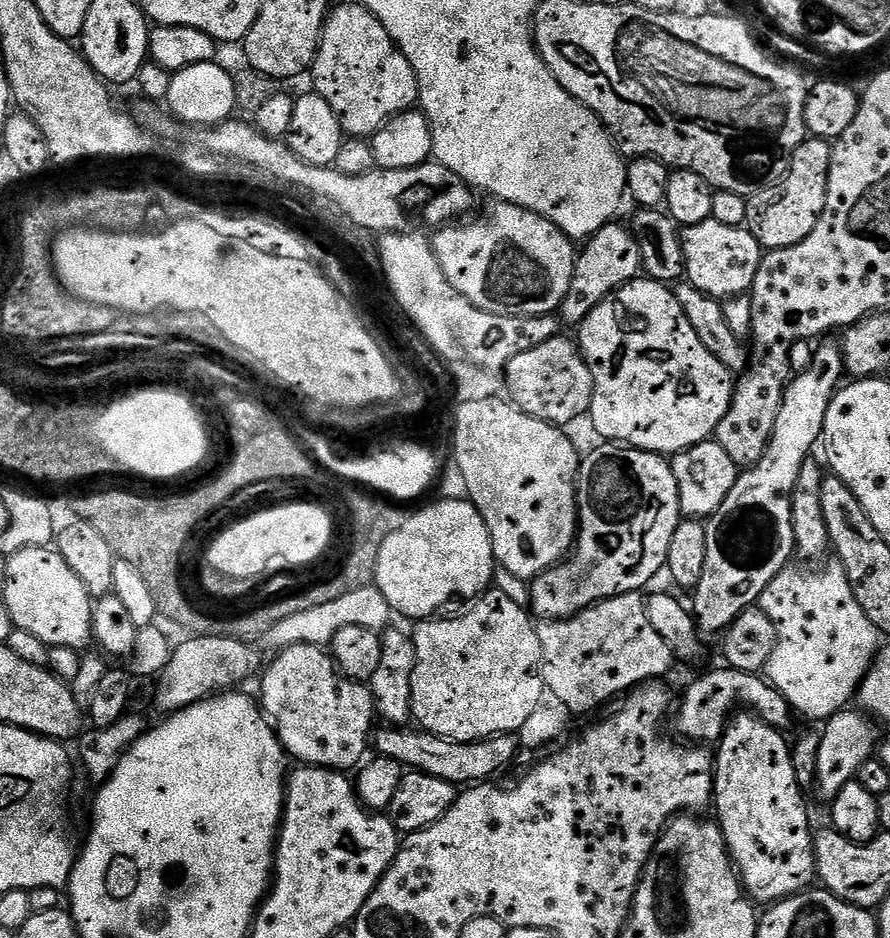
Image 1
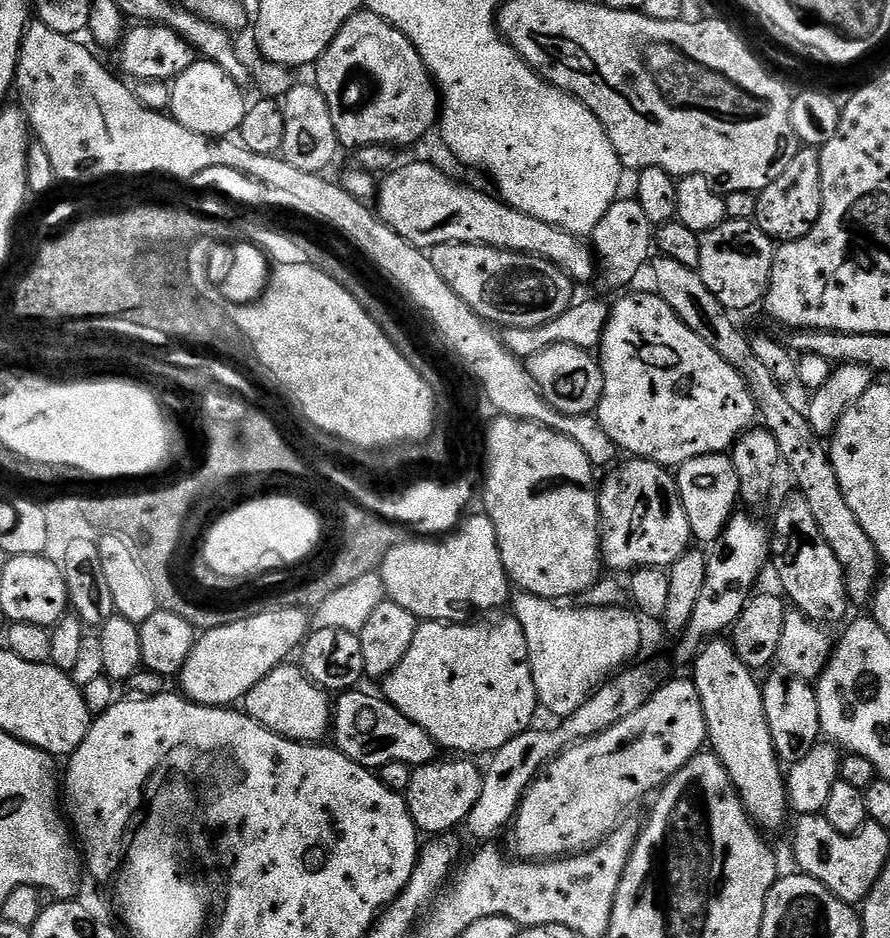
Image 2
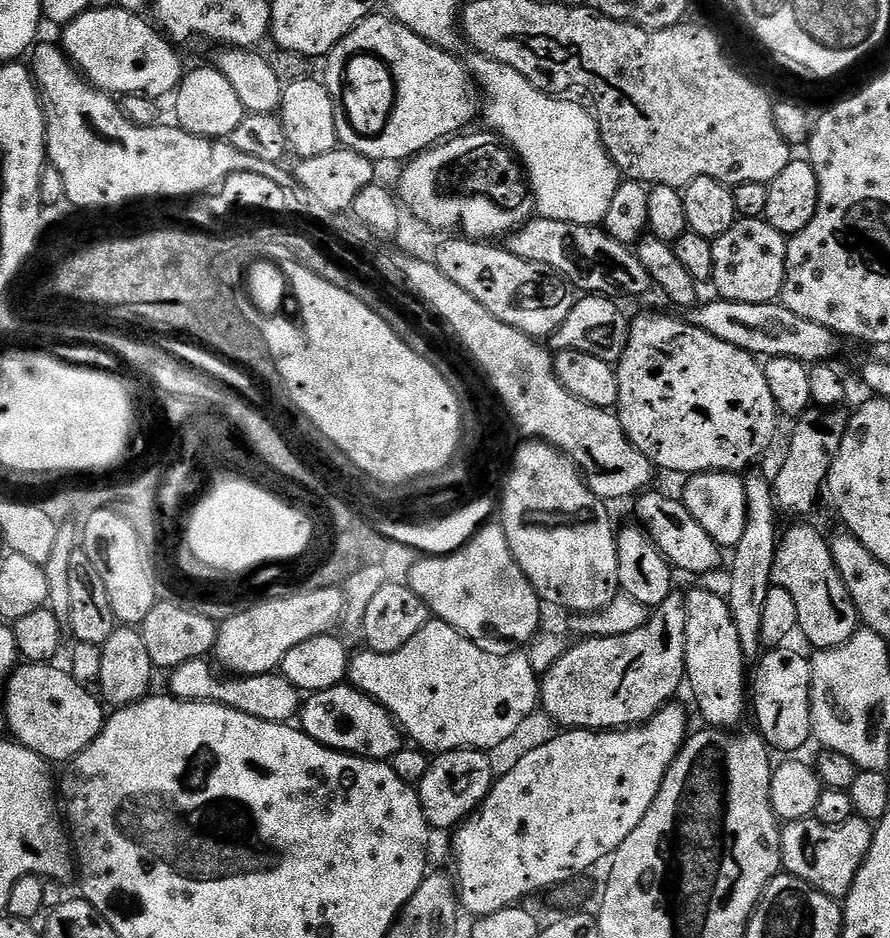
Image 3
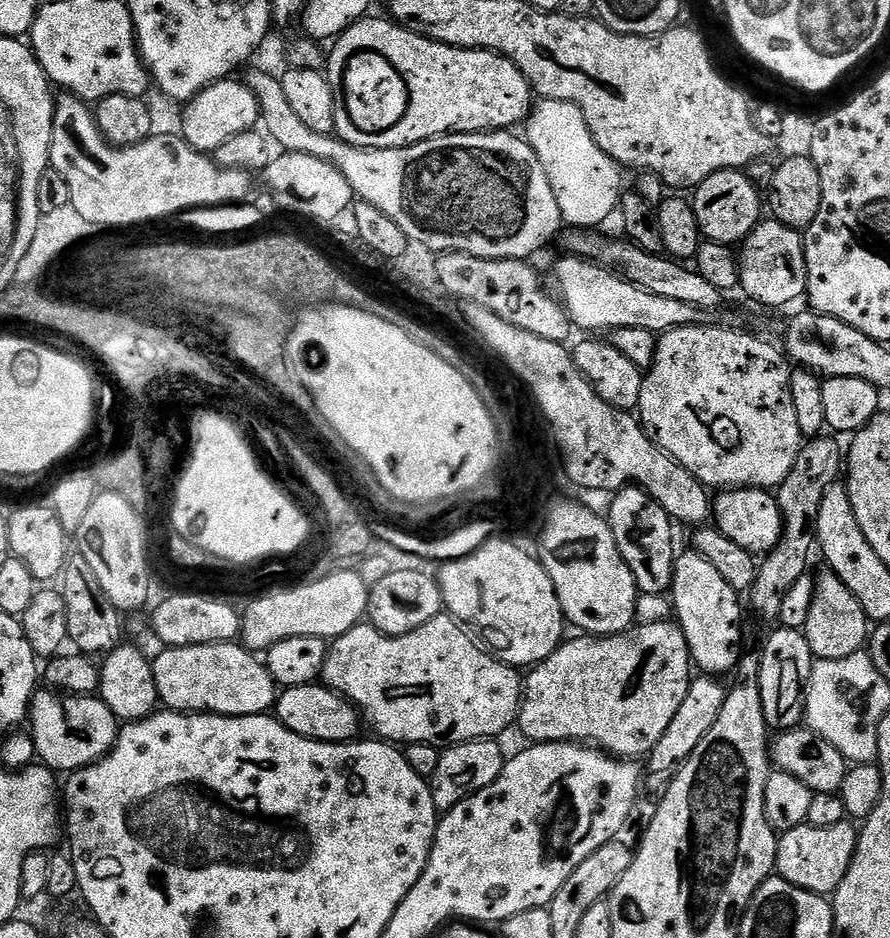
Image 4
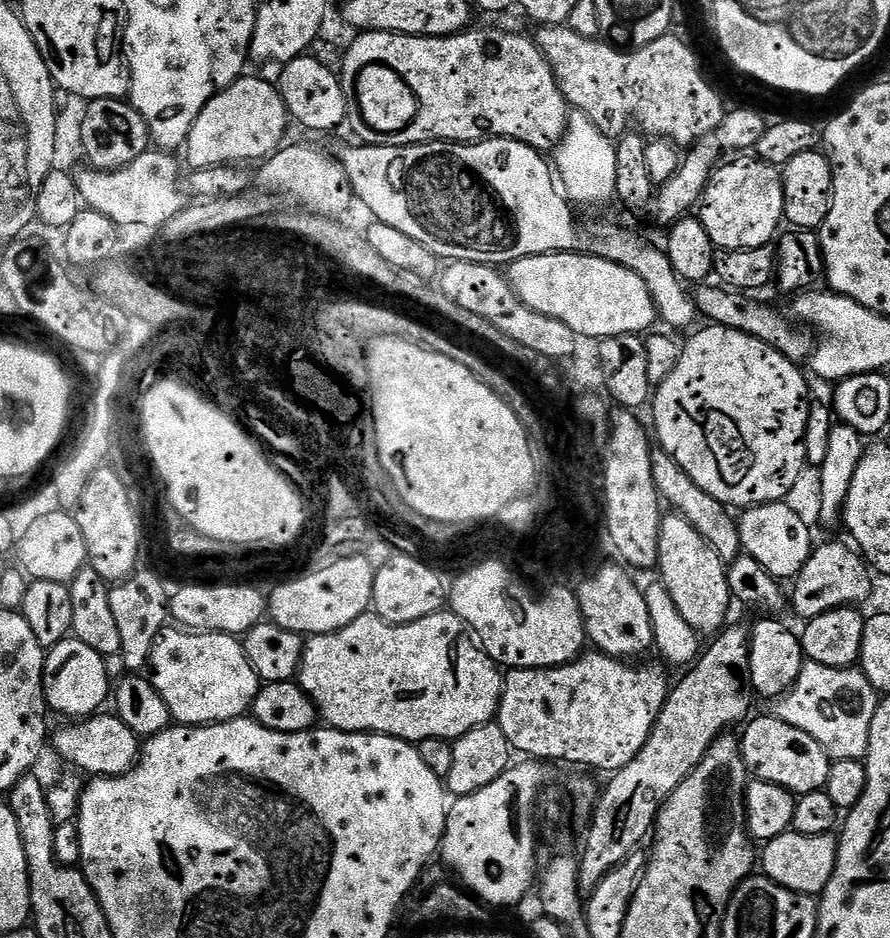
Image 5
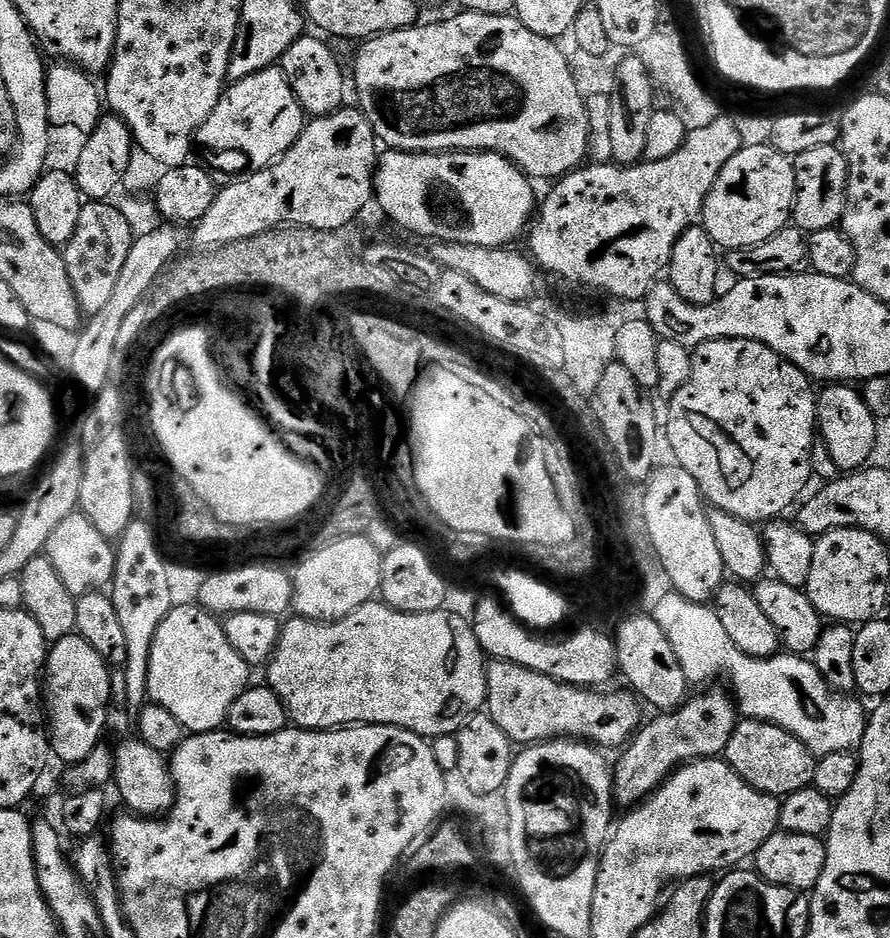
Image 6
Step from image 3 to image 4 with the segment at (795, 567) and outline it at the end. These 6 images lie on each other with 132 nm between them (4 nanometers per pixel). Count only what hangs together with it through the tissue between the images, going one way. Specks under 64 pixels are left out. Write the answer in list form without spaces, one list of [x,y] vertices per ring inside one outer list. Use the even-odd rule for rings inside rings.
[[[830,570],[823,571],[815,573],[810,610],[802,631],[816,660],[841,660],[867,645],[870,621],[858,598]]]

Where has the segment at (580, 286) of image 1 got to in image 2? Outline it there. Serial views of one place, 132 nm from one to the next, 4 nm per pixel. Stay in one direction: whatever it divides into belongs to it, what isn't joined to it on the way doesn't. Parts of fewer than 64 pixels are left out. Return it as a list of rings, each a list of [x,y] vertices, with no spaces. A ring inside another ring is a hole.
[[[617,198],[610,206],[610,210],[606,210],[602,222],[598,222],[598,226],[591,234],[590,243],[599,267],[602,269],[602,276],[604,272],[609,286],[612,288],[625,287],[624,289],[627,289],[629,287],[627,284],[643,268],[645,271],[646,265],[653,255],[654,225],[650,222],[650,218],[646,218],[642,206],[635,198],[624,199]]]

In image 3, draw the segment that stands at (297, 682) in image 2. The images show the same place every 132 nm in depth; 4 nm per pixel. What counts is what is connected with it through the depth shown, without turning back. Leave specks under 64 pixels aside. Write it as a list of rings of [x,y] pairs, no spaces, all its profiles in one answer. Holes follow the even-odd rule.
[[[207,659],[182,662],[182,666],[171,669],[167,691],[180,700],[210,700],[213,704],[225,704],[227,708],[262,718],[266,722],[287,724],[297,719],[302,703],[302,693],[283,674],[267,672],[257,676],[212,676]]]

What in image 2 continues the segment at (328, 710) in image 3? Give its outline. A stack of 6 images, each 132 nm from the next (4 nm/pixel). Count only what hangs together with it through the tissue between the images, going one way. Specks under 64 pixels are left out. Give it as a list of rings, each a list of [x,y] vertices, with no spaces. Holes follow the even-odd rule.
[[[361,690],[339,693],[332,705],[330,736],[335,747],[363,768],[379,770],[390,762],[402,762],[409,766],[431,764],[438,756],[438,745],[418,722],[406,718],[383,695],[371,696]]]

